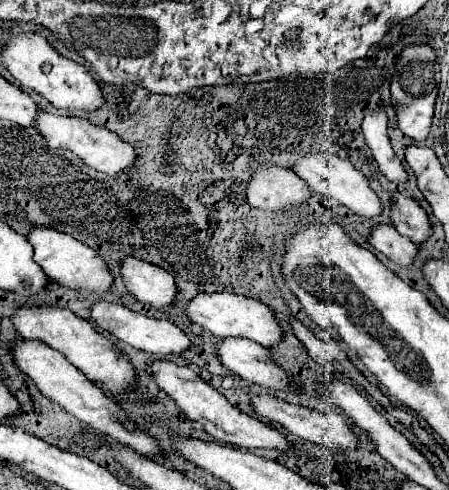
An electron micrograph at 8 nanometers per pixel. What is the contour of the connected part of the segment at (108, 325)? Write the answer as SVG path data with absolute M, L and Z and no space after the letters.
M98 301L92 305L90 309L90 315L92 319L96 321L96 325L108 333L112 333L114 337L118 337L120 341L136 347L136 349L142 349L142 351L148 351L148 353L154 353L154 355L168 355L168 353L182 353L190 347L190 339L174 325L170 323L168 319L154 319L154 317L146 317L142 313L136 313L132 309L128 309L126 305L122 303L110 303L110 301Z

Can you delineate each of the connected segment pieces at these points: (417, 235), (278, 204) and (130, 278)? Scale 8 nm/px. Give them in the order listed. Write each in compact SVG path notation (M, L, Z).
M394 191L390 197L390 211L392 211L392 223L404 237L412 239L414 243L422 243L430 237L430 221L426 211L414 201L412 197L404 195L402 191Z
M252 167L252 179L246 187L246 199L252 207L278 211L300 205L310 197L308 185L282 167Z
M126 255L120 263L120 275L126 289L142 303L148 303L152 307L164 307L174 301L174 277L162 267Z

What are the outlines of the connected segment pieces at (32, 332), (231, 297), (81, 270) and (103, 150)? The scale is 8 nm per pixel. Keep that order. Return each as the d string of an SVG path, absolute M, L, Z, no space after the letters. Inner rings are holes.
M18 305L14 315L10 317L20 337L28 339L40 339L52 349L60 351L74 367L78 367L90 381L100 381L110 393L120 395L126 389L130 389L134 381L134 369L128 363L126 355L118 351L108 339L104 339L88 321L74 315L70 309L62 309L56 305Z
M202 293L202 295L196 295L194 299L190 299L186 303L184 315L192 323L208 329L216 337L246 337L246 339L252 339L256 343L262 343L264 347L276 345L282 337L280 325L274 319L274 313L266 305L262 305L256 299L234 295L234 293L212 293L212 295Z
M32 227L28 233L28 243L34 247L34 259L44 269L44 273L62 285L86 289L94 293L106 293L112 285L112 275L108 273L106 263L100 259L96 251L86 247L84 243L72 239L72 235L58 233L52 227Z
M38 109L36 119L34 119L34 127L46 139L48 147L68 149L68 151L76 153L86 165L90 165L92 169L102 171L106 175L116 175L116 173L128 169L136 157L134 149L128 147L128 143L124 143L116 133L90 123L84 117L64 117L64 115L54 115L44 109Z

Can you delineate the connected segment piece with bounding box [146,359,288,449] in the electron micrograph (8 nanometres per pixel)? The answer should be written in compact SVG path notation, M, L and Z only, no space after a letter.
M158 359L158 361L152 361L146 365L146 373L156 381L156 385L166 395L170 395L176 401L176 405L186 413L188 419L200 423L204 427L204 431L208 435L212 435L216 441L224 441L228 445L236 445L236 447L244 447L244 449L256 449L256 447L288 449L288 441L276 429L272 429L266 423L232 407L222 393L218 393L212 385L202 381L192 369L176 365L172 361Z

